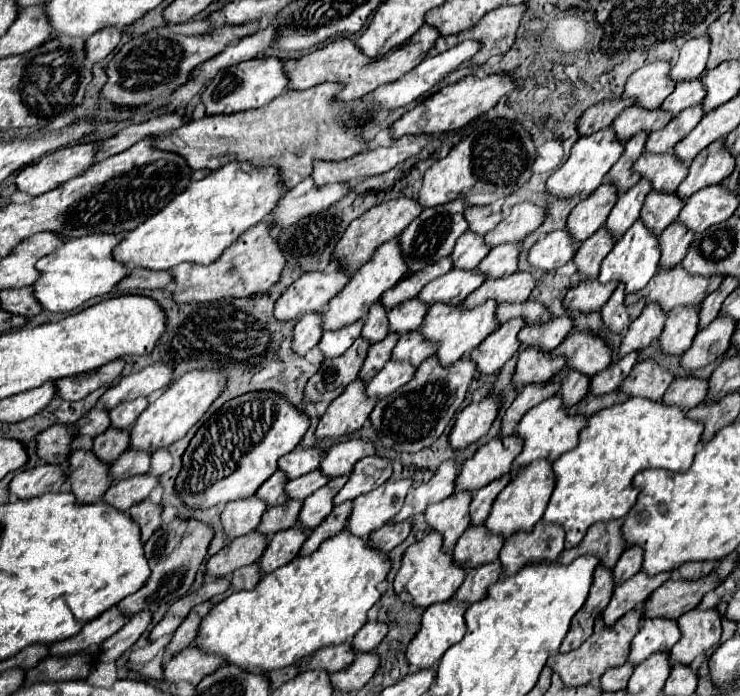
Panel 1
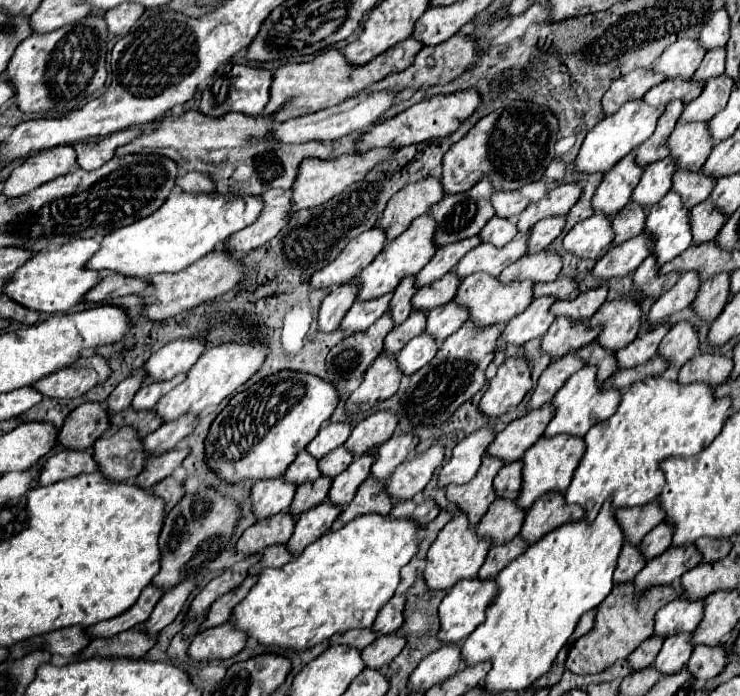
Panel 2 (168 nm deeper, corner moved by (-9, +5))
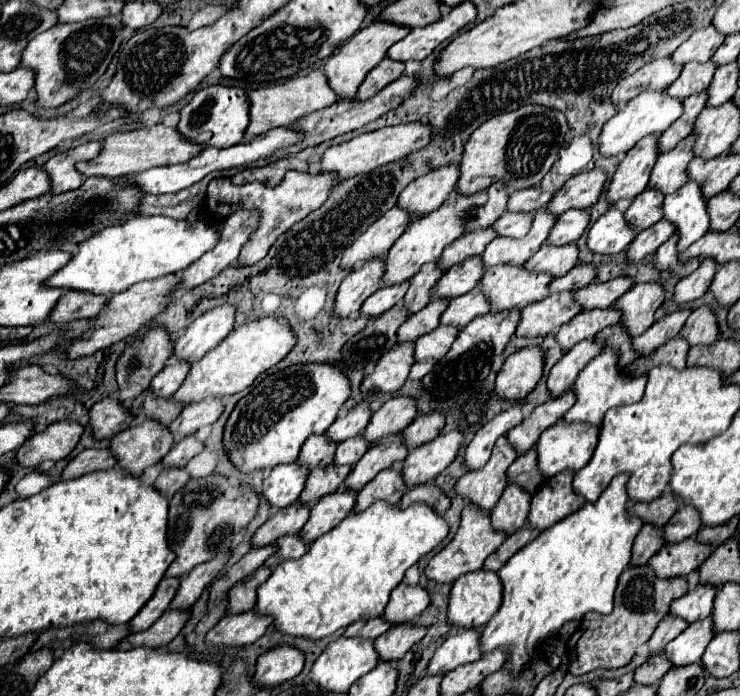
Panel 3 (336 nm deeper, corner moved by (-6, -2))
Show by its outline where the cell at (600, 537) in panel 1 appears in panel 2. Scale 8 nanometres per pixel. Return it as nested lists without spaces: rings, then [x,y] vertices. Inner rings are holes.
[[[651,501],[643,507],[617,509],[615,519],[621,525],[625,539],[631,545],[639,545],[639,541],[645,537],[645,533],[663,521],[663,511],[659,509],[657,501]]]

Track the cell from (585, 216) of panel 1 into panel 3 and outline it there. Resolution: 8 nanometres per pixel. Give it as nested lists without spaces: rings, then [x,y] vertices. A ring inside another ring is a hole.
[[[646,136],[632,152],[626,152],[626,158],[620,162],[606,192],[606,198],[612,204],[622,198],[636,198],[648,186],[650,172],[660,154],[658,138],[660,136]]]

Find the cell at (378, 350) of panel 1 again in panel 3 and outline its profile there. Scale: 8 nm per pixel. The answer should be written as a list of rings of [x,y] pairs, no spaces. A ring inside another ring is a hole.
[[[432,300],[426,308],[422,308],[420,312],[412,314],[398,332],[398,342],[410,342],[416,340],[428,332],[432,332],[438,324],[440,324],[440,316],[442,312],[448,308],[450,300]]]

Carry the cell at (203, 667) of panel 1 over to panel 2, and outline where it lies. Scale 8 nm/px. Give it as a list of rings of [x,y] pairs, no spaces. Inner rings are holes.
[[[223,623],[215,629],[197,633],[187,649],[187,655],[195,661],[231,659],[245,647],[245,641],[247,635],[243,631],[233,629],[231,623]]]

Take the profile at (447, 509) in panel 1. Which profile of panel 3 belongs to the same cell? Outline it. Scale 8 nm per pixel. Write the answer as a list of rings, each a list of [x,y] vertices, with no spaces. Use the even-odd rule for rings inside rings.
[[[500,436],[486,466],[480,470],[466,472],[456,482],[456,492],[468,498],[470,502],[478,504],[482,510],[490,512],[508,484],[506,470],[516,460],[516,456],[516,448],[508,442],[506,436]]]

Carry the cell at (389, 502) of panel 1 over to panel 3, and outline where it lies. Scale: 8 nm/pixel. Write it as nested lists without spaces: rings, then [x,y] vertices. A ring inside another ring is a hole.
[[[452,430],[436,436],[434,440],[422,444],[420,448],[412,448],[406,460],[402,462],[402,476],[408,488],[436,478],[444,468],[450,466],[462,444],[464,434]]]

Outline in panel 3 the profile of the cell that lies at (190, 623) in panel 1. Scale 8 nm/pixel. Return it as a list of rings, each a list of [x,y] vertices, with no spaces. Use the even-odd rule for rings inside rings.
[[[260,566],[256,572],[246,576],[240,584],[236,584],[228,594],[228,614],[232,612],[248,612],[256,606],[256,590],[270,576],[268,566]]]

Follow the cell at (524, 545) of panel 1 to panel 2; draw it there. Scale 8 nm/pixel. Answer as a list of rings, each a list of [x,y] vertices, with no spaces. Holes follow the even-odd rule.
[[[547,495],[535,501],[527,511],[519,535],[523,541],[527,541],[527,545],[533,545],[557,527],[581,521],[583,515],[583,509],[579,505],[567,505],[563,495]]]

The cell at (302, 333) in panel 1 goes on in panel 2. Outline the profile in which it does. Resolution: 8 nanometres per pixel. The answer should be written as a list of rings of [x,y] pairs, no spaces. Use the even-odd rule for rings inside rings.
[[[353,279],[341,287],[335,287],[323,299],[319,307],[319,317],[317,317],[317,325],[321,333],[333,333],[339,327],[343,313],[347,313],[347,309],[355,303],[355,293],[357,293],[357,283]]]

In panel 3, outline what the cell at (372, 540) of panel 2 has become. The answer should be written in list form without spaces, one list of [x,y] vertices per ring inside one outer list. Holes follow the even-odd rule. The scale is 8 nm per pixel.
[[[376,500],[364,512],[352,512],[336,528],[314,540],[302,558],[282,560],[272,570],[270,578],[258,588],[256,610],[260,614],[274,616],[276,630],[290,636],[306,636],[312,640],[330,636],[360,618],[380,616],[388,604],[390,590],[402,582],[404,572],[416,564],[420,556],[426,556],[432,548],[436,548],[448,536],[448,532],[450,526],[446,520],[428,504],[414,502],[408,508],[400,508],[388,504],[386,500]]]

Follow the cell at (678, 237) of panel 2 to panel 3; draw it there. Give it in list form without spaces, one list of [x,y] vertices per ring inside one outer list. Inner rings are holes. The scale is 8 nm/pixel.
[[[690,180],[684,184],[684,188],[668,194],[664,200],[664,216],[676,224],[676,232],[680,234],[680,252],[702,238],[710,228],[710,216],[706,212],[708,200],[704,200],[704,192],[700,190],[700,184]]]

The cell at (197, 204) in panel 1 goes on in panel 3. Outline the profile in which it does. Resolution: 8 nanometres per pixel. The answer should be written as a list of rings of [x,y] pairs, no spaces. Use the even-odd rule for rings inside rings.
[[[136,216],[122,224],[108,226],[92,238],[78,244],[78,252],[72,260],[52,274],[46,284],[50,288],[68,288],[92,294],[110,296],[112,292],[122,292],[136,282],[154,280],[168,274],[178,274],[196,262],[204,252],[212,250],[218,242],[216,222],[188,222],[172,220],[168,216]]]

